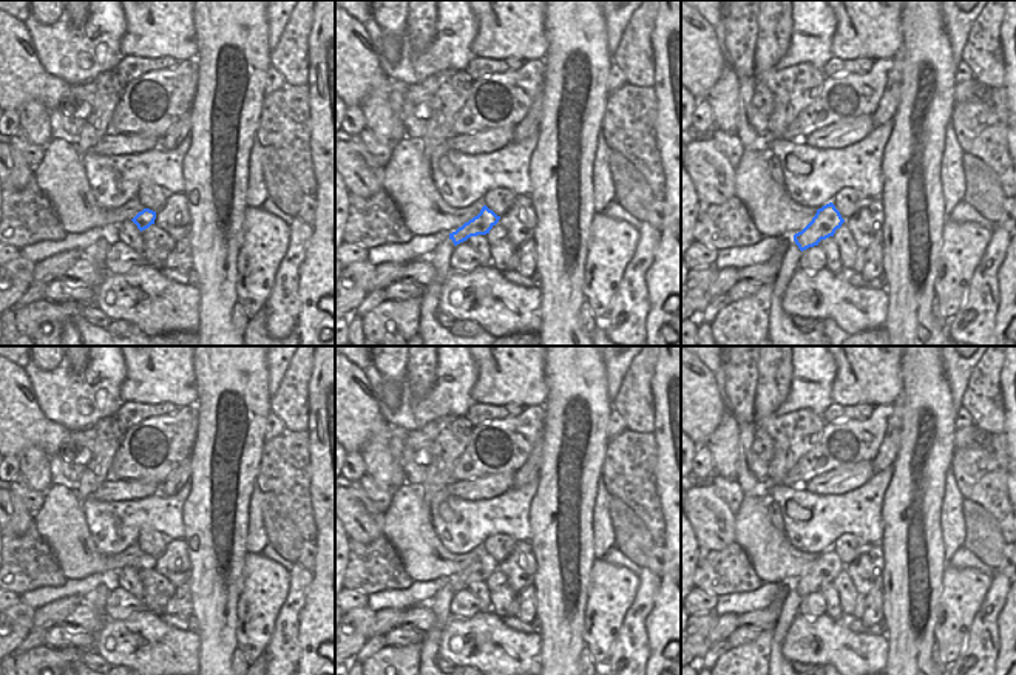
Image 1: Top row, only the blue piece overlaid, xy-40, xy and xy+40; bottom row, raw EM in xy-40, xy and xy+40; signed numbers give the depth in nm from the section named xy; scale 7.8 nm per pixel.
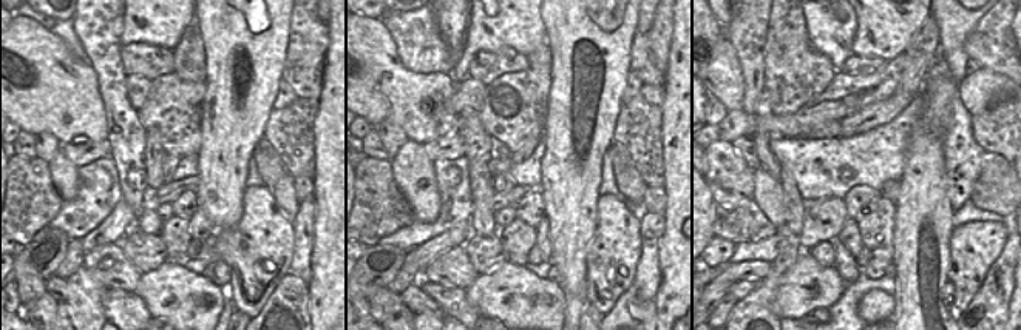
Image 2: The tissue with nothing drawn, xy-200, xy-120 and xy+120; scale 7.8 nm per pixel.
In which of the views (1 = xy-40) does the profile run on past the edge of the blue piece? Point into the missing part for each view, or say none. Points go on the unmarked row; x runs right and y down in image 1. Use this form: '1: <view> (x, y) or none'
1: none

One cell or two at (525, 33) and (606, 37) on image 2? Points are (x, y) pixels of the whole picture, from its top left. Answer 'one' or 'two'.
two

